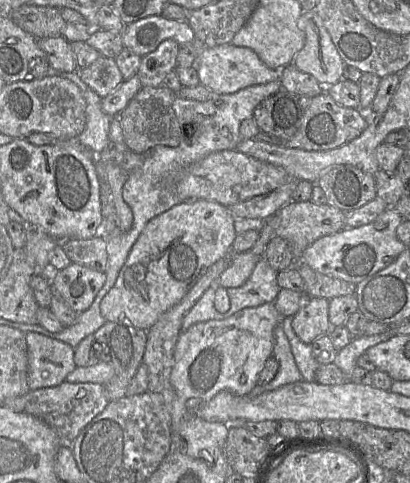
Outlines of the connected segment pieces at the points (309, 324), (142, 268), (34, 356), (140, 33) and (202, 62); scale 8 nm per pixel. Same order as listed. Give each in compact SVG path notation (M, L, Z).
M311 297L309 303L291 317L292 328L301 341L311 344L319 336L329 333L332 326L328 308L328 299Z
M209 200L183 201L150 219L131 248L115 284L101 300L100 311L106 322L149 330L213 263L231 252L236 237L234 221L227 207Z
M26 334L28 385L31 391L58 386L76 369L75 349L62 341L44 335Z
M153 15L128 25L123 30L123 45L143 57L157 49L164 40L174 40L179 45L192 43L195 33L188 21L166 19Z
M232 44L203 48L192 67L198 72L200 85L217 94L233 94L250 86L280 79L280 71L266 66L252 49Z

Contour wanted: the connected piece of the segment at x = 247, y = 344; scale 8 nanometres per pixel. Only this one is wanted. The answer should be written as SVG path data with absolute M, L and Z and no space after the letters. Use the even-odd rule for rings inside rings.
M264 303L244 308L221 320L193 324L180 333L170 374L170 383L176 393L171 430L178 430L186 419L198 417L197 411L221 391L246 396L253 390L265 362L272 357L273 331L282 318L274 303Z

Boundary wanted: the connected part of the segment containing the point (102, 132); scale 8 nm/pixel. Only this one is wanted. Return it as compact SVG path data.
M49 67L47 75L63 77L79 87L86 100L87 107L86 126L77 140L84 148L95 154L102 152L109 145L112 120L112 117L104 113L101 108L102 98L82 81L78 71L63 72Z

